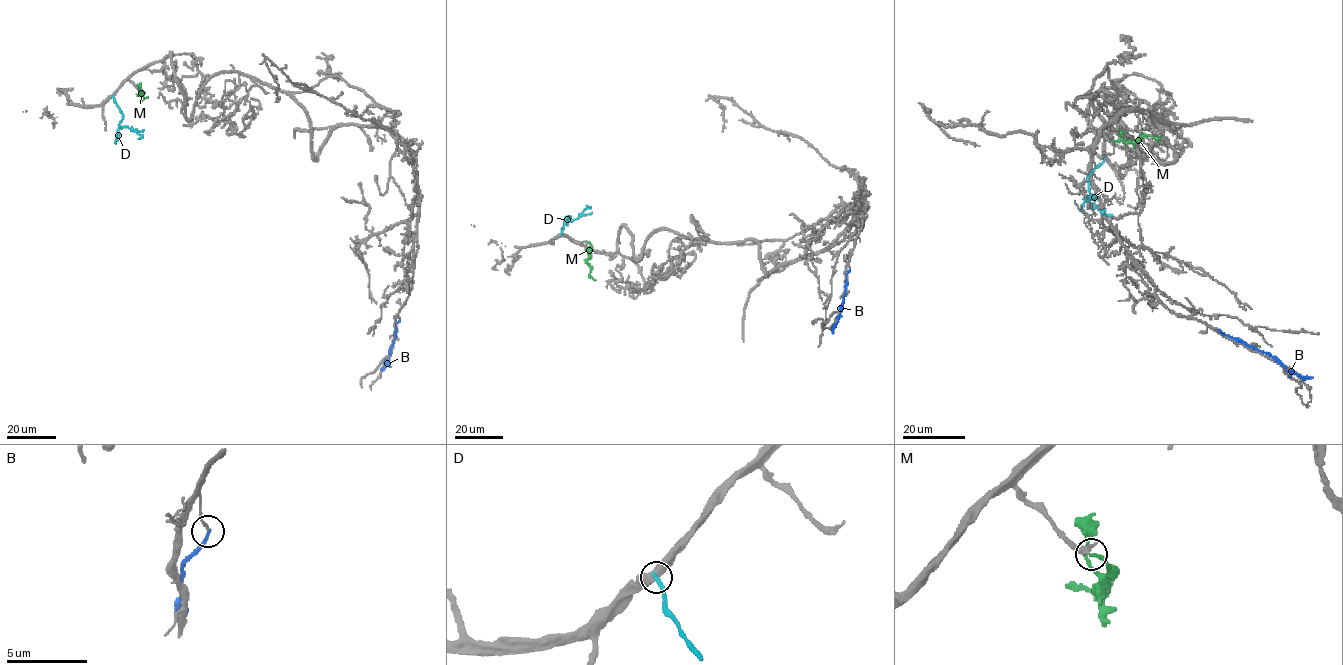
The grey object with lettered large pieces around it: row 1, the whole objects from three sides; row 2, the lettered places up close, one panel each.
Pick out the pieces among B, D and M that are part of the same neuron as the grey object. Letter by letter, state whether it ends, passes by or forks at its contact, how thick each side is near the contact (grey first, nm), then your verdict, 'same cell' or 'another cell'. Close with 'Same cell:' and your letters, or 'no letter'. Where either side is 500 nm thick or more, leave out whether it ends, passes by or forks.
B: it ends | 100/200 nm | another cell
D: 550/240 nm | another cell
M: it ends | 320/200 nm | another cell
Same cell: no letter

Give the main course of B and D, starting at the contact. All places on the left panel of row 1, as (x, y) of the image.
B: (400, 319), (388, 362), (381, 370)
D: (113, 96), (123, 119), (119, 125), (142, 135), (138, 139)

